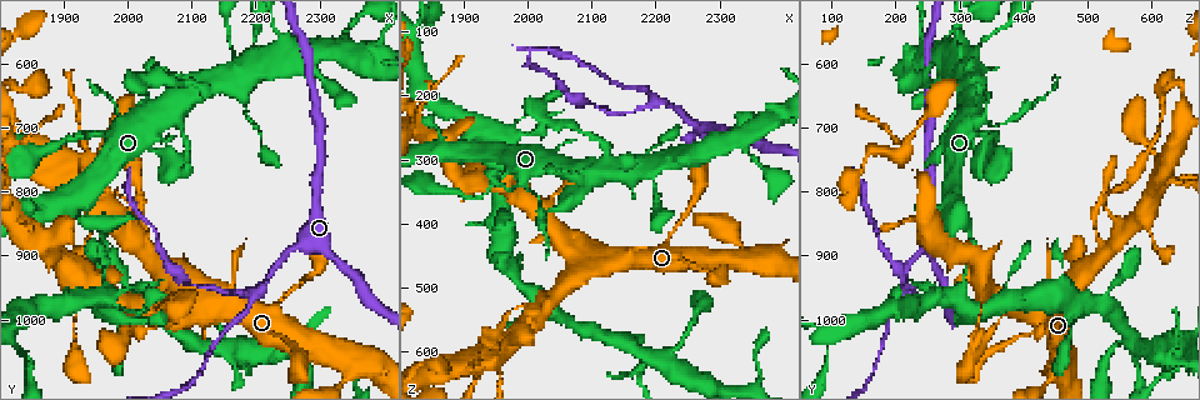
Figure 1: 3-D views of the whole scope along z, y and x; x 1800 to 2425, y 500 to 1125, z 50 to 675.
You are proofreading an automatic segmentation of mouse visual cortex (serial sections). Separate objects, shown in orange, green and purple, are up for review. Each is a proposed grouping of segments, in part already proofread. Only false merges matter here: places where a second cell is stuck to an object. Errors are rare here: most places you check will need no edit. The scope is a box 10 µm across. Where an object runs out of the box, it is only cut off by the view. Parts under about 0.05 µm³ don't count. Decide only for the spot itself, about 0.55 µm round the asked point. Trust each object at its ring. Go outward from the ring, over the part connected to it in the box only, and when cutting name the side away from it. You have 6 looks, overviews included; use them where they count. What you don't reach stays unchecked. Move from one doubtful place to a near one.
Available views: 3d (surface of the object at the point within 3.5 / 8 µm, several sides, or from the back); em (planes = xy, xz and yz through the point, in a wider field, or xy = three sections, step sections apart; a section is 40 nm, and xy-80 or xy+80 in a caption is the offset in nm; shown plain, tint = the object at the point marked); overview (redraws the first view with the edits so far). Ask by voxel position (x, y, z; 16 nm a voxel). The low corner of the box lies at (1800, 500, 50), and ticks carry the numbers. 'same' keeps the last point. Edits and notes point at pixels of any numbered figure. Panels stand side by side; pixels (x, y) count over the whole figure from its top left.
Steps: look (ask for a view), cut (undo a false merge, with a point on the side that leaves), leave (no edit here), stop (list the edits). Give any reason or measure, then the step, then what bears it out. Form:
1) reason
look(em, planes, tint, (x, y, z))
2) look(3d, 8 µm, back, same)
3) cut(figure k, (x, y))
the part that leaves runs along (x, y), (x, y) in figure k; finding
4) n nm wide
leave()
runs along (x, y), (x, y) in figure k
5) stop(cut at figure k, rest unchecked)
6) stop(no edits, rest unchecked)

branch point
look(3d, 3.5 µm, (1960, 855, 310))

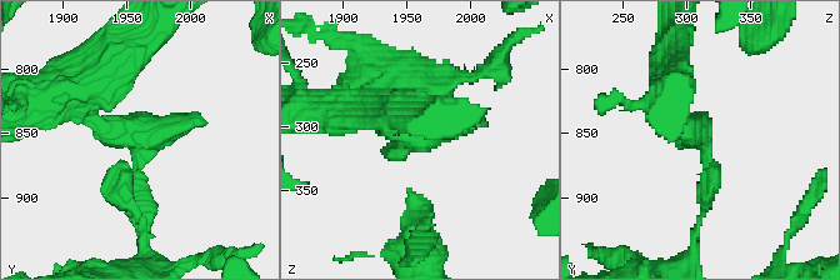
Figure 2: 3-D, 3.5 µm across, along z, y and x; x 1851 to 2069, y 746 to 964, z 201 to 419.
look(em, xy, step 1, tint, (1960, 850, 308))

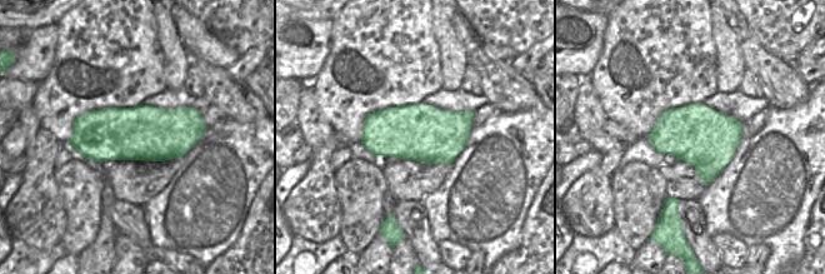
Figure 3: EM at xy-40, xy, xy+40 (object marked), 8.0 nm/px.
look(em, xy, step 5, tint, same)

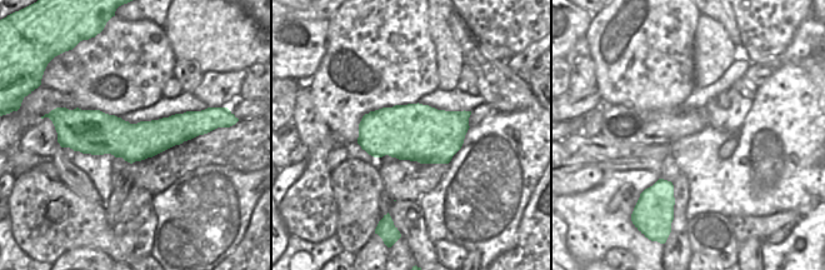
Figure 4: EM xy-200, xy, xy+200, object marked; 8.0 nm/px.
460 nm wide
leave()
runs along (90, 94), (105, 129), (140, 136), (136, 213) in figure 2; all the same cell

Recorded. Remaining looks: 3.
branch point
look(3d, 3.5 µm, (2200, 955, 215))

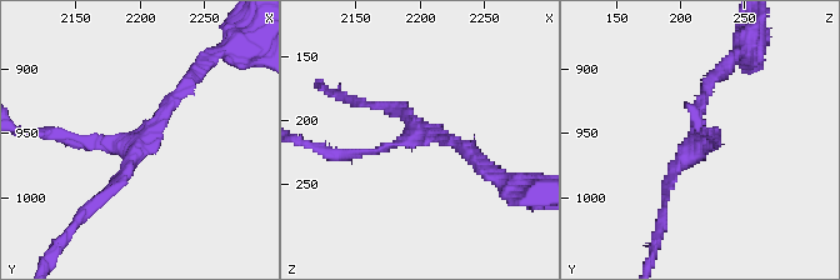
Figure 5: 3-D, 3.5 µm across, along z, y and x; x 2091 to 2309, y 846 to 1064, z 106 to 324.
shape alone is not enough
look(em, planes, tint, (2198, 956, 210))

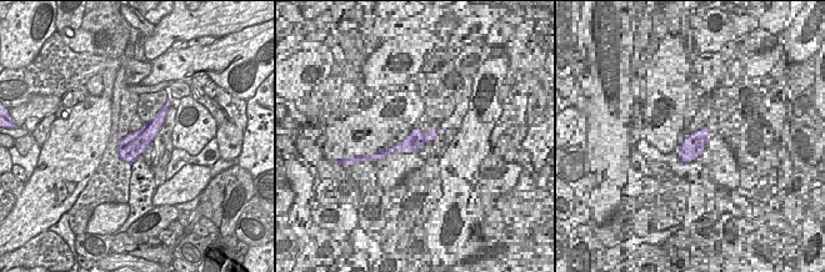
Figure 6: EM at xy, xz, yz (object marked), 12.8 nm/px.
look(em, xy, step 3, tint, same)

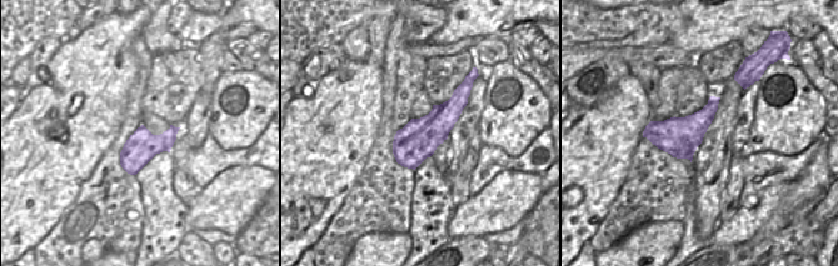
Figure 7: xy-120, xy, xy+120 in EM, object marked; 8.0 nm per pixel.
arms of 100, 150, 150 nm
leave()
runs along (465, 85), (454, 106), (400, 160) in figure 7; one cell here

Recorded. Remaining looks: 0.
stop(no edits, rest unchecked)

